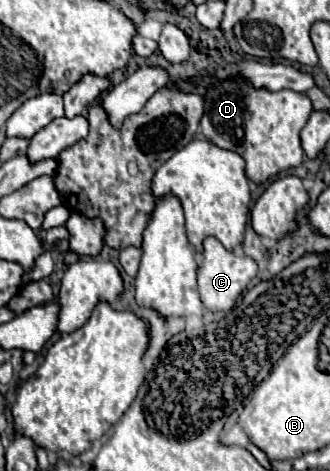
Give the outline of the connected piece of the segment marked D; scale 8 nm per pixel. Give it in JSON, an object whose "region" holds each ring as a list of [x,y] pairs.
{"region":[[[230,78],[208,88],[204,100],[206,112],[200,122],[204,138],[222,150],[240,154],[246,160],[248,180],[262,184],[278,172],[302,164],[304,150],[300,146],[300,130],[312,114],[312,104],[304,94],[292,90],[256,90],[242,78]]]}

